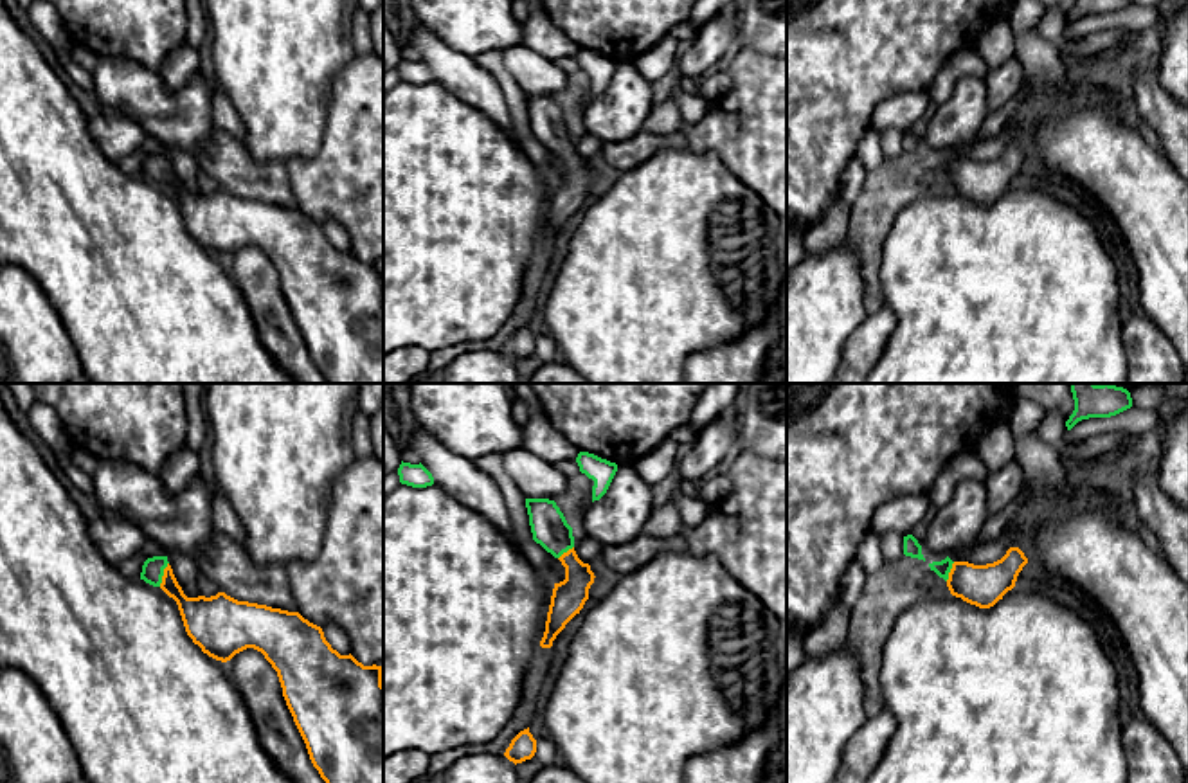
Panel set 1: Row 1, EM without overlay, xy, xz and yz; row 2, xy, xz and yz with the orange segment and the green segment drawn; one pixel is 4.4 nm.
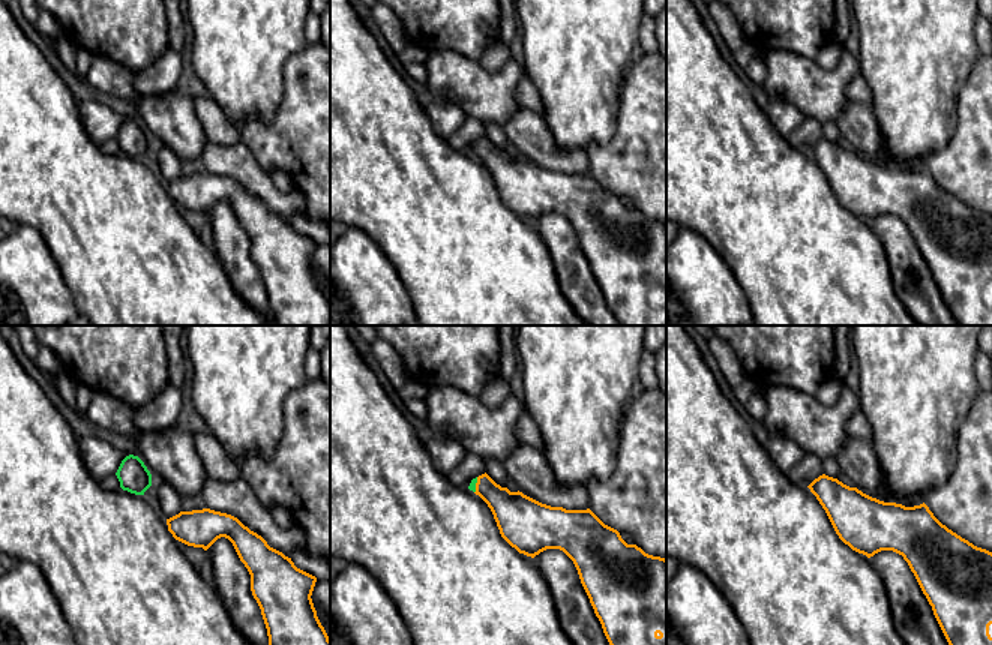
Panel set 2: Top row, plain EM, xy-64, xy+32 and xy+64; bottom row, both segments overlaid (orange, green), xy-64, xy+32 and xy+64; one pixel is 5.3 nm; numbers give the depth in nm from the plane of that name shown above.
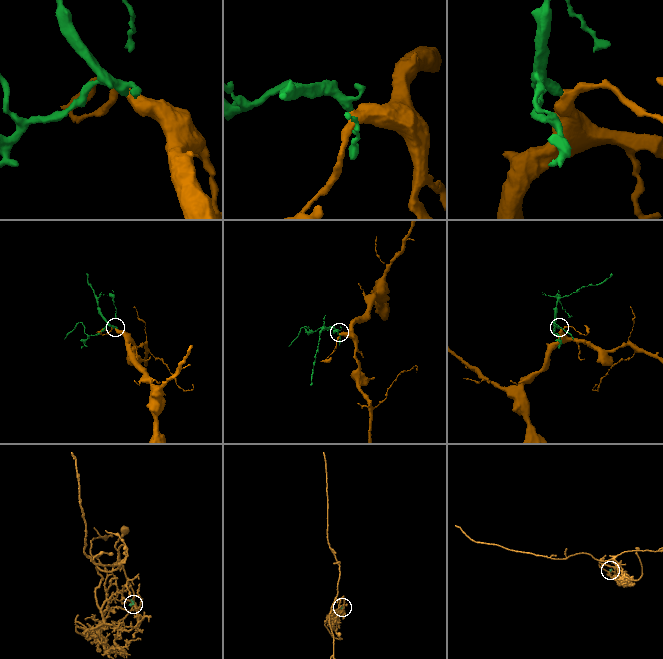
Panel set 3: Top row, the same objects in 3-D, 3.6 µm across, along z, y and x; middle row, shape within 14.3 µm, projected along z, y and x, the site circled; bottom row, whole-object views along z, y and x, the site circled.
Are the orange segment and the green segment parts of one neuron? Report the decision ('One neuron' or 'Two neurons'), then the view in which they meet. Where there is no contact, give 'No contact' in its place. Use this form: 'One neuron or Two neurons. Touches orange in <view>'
One neuron. Touches orange in xy

